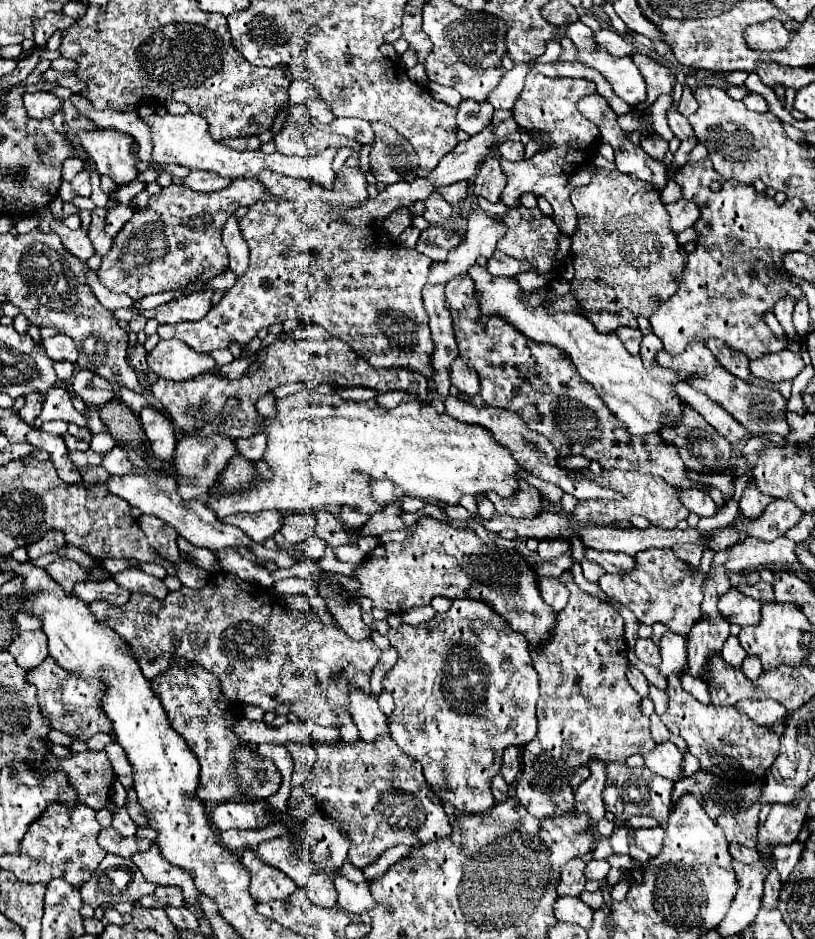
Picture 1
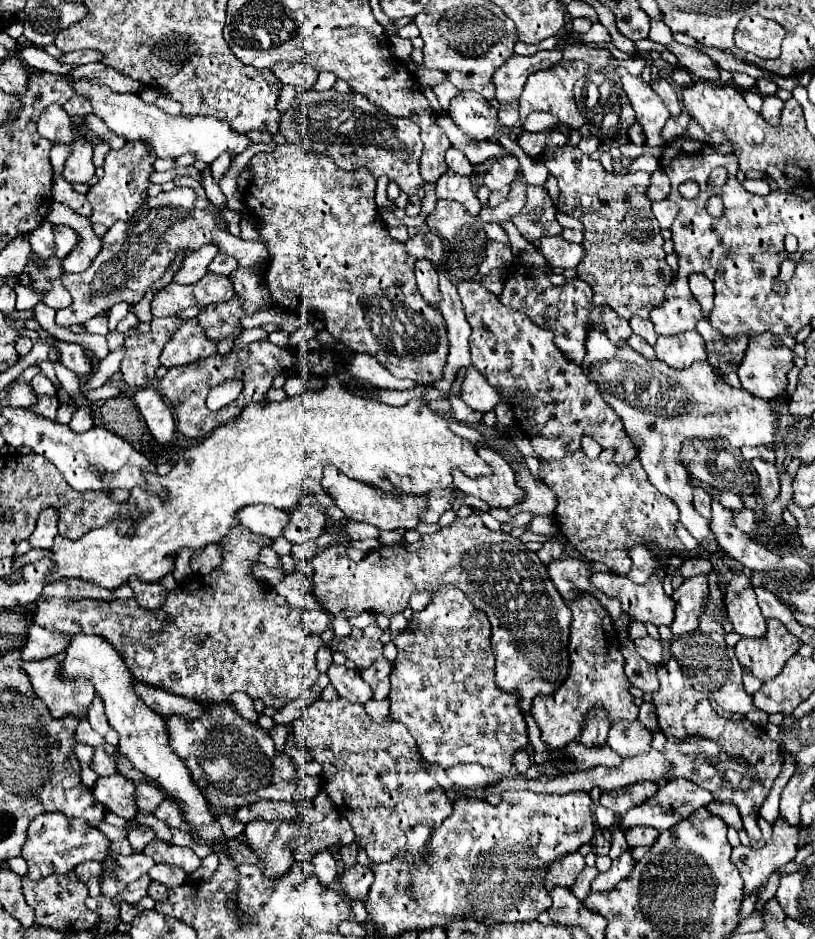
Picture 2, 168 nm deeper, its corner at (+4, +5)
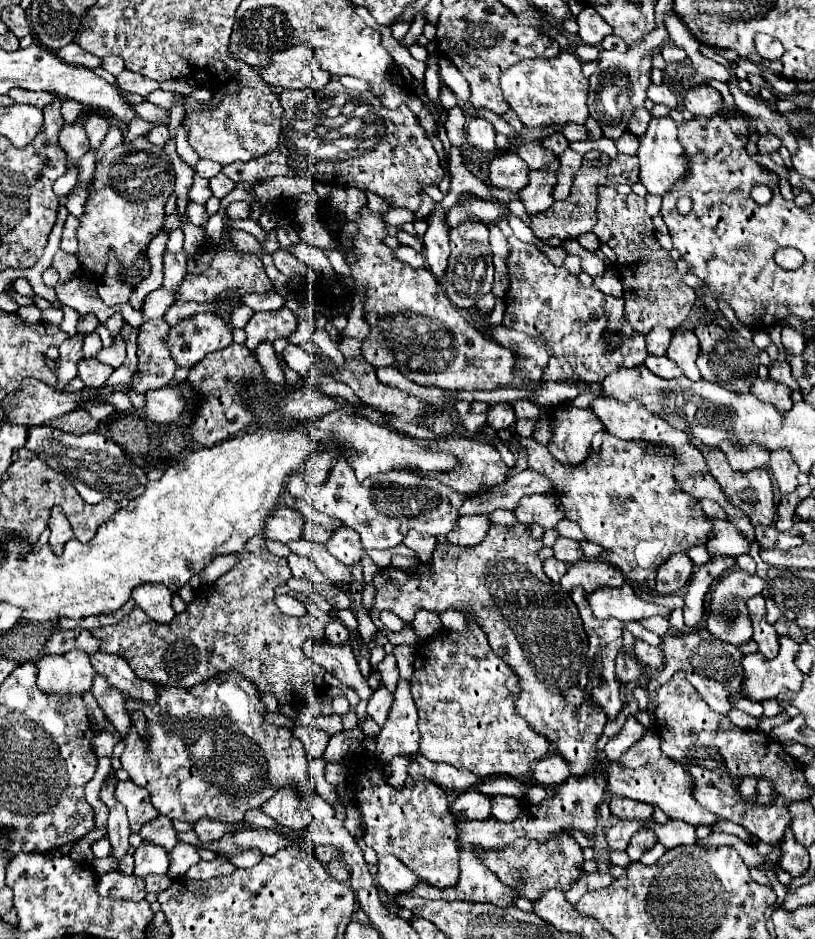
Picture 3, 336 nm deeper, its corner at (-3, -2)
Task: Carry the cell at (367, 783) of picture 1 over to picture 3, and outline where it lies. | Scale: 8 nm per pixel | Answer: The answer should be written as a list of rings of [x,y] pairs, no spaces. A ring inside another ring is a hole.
[[[354,756],[352,758],[352,772],[358,772],[356,784],[354,784],[354,798],[358,802],[358,808],[362,812],[364,820],[364,842],[376,850],[376,854],[392,854],[402,864],[406,864],[416,876],[424,878],[436,888],[452,888],[458,884],[460,876],[460,866],[458,866],[458,850],[456,850],[456,828],[452,822],[452,816],[448,812],[448,802],[446,802],[446,790],[438,788],[438,784],[430,784],[426,780],[408,784],[402,792],[394,790],[384,782],[384,772],[380,770],[378,762],[368,758],[368,756]]]

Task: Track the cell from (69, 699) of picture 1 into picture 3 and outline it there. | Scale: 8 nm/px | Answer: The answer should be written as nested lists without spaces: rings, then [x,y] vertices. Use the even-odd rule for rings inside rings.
[[[70,650],[60,656],[42,656],[38,660],[38,688],[46,694],[84,696],[92,688],[96,670],[82,650]]]

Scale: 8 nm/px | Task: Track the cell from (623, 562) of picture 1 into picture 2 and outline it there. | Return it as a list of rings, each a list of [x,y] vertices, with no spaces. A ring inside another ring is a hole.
[[[635,545],[635,549],[631,549],[631,553],[627,553],[631,557],[631,571],[627,573],[627,577],[633,583],[643,585],[647,581],[647,577],[655,571],[655,555],[651,555],[651,551],[647,551],[643,545]]]

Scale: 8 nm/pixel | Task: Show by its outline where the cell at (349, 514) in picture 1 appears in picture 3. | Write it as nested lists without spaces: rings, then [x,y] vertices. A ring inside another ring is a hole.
[[[340,458],[334,462],[326,482],[308,483],[307,491],[310,492],[314,508],[356,530],[366,550],[398,546],[410,528],[430,536],[446,536],[458,528],[460,506],[466,498],[470,498],[446,488],[434,478],[424,478],[408,470],[390,470],[358,482],[350,464]]]

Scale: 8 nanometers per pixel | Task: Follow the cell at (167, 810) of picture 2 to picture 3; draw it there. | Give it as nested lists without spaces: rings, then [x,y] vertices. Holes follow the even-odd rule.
[[[200,818],[194,824],[194,830],[200,838],[202,844],[220,840],[224,834],[232,834],[234,830],[238,830],[238,824],[226,824],[226,822],[218,822],[218,820],[210,820],[210,818]]]

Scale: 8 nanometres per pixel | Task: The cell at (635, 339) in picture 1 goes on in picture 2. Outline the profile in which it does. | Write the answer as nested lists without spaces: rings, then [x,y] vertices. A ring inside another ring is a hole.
[[[633,333],[633,335],[627,339],[627,343],[647,359],[656,359],[654,348],[645,342],[643,337],[639,337],[639,335],[635,335],[635,333]]]

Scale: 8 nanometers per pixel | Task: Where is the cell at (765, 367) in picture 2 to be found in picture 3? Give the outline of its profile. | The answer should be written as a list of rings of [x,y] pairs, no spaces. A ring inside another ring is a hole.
[[[756,378],[754,384],[750,386],[750,394],[758,396],[758,400],[762,402],[768,402],[768,404],[774,404],[780,412],[788,412],[792,408],[792,400],[790,400],[790,388],[768,378],[768,380],[762,380],[762,378]]]

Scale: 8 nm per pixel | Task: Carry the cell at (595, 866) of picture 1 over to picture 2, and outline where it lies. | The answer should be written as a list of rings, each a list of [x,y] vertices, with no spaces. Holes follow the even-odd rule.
[[[585,867],[581,873],[579,873],[579,877],[577,877],[577,881],[573,883],[573,887],[571,887],[571,893],[577,897],[577,899],[585,899],[587,897],[587,893],[591,891],[589,889],[589,885],[591,885],[591,881],[597,877],[597,867]]]

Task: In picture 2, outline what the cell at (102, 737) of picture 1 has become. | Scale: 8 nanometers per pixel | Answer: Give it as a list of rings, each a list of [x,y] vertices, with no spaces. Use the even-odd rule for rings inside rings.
[[[95,697],[91,709],[89,709],[89,723],[93,729],[101,729],[105,727],[105,713],[103,713],[103,701],[99,697]]]

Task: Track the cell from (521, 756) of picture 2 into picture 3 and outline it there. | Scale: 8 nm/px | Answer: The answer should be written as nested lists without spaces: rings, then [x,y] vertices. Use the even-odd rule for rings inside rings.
[[[550,754],[542,760],[538,760],[534,764],[534,772],[532,772],[532,778],[544,786],[562,784],[568,776],[570,776],[570,764],[566,764],[566,760],[562,760],[562,756],[558,756],[558,754]]]

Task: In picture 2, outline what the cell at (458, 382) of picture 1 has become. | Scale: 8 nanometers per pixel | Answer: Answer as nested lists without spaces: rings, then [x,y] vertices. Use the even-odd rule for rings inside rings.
[[[467,367],[461,383],[461,399],[475,411],[493,411],[497,403],[501,403],[499,393],[489,385],[489,381],[475,369]]]

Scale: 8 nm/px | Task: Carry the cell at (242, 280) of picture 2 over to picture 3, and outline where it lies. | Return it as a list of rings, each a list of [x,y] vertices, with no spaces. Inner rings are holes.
[[[280,308],[274,312],[256,312],[246,324],[246,348],[252,352],[264,340],[274,342],[278,338],[288,338],[296,330],[296,316],[288,308]]]

